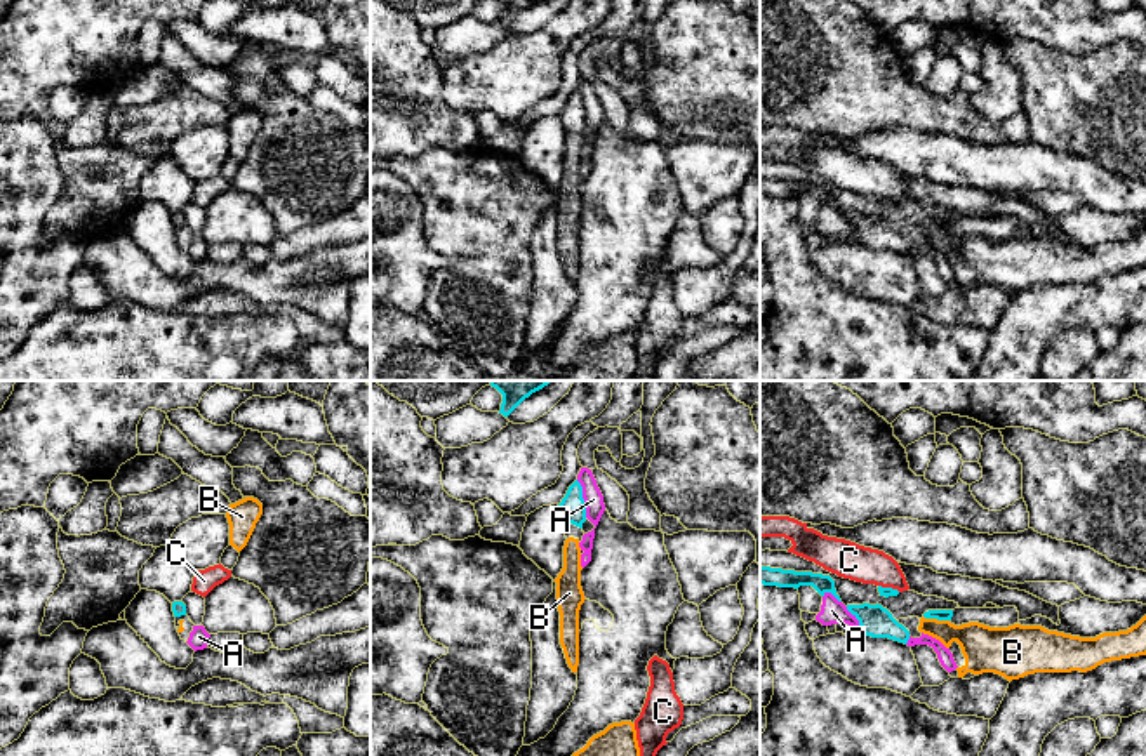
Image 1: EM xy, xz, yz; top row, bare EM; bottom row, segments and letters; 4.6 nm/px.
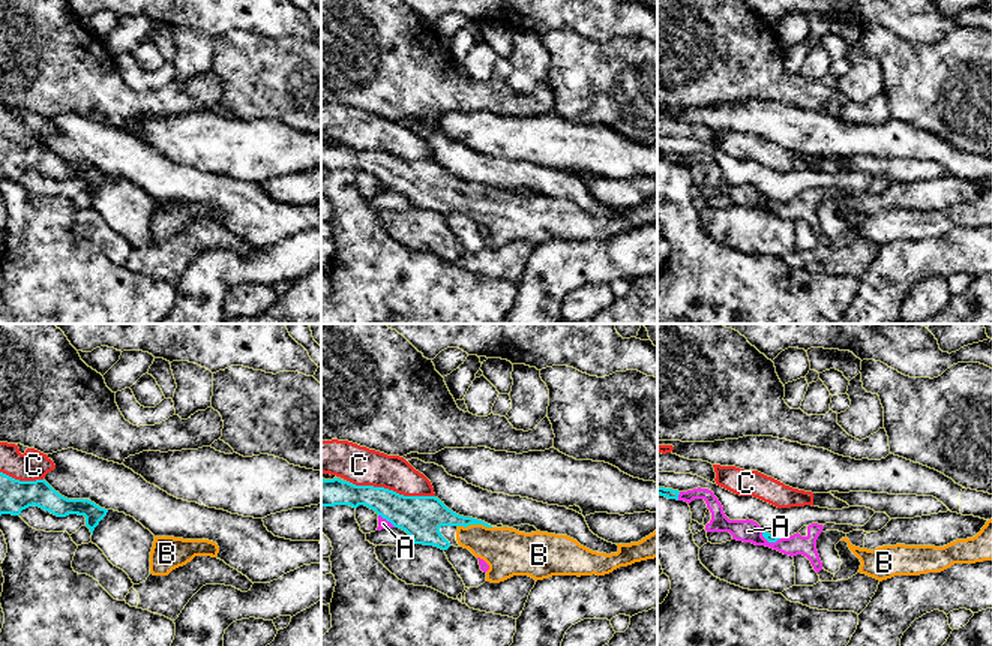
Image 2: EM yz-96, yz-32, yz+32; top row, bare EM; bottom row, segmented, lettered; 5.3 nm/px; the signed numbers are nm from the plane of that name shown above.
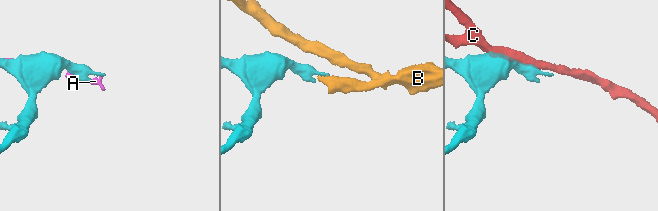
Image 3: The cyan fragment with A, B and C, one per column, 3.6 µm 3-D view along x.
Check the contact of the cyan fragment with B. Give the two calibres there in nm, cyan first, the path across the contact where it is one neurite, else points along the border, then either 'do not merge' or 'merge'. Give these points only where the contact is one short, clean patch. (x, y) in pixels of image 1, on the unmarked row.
calibres 50 and 190 nm; way yz (932, 225), (936, 228), (981, 256); merge

